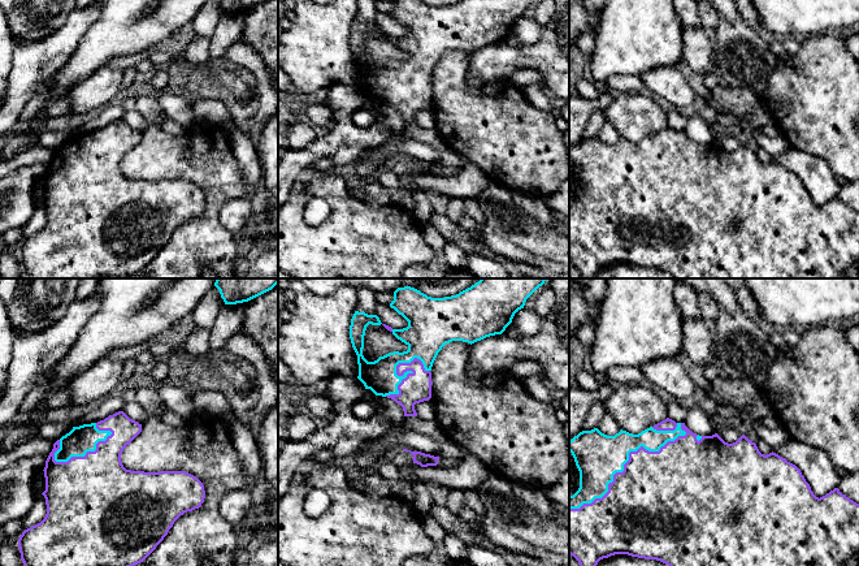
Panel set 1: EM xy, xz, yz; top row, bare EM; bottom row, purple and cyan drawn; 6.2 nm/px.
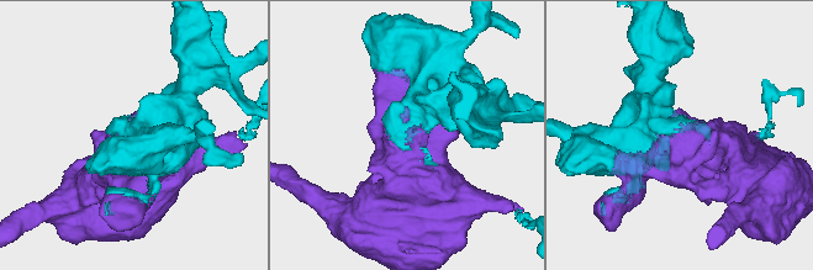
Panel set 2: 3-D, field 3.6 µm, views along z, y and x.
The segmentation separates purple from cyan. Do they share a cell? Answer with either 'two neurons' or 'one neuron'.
one neuron

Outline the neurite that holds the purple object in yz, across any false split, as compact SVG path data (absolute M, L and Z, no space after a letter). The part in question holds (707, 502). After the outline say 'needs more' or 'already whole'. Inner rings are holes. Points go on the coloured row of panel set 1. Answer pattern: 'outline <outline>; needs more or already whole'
outline M665 420L638 435L620 431L607 436L598 428L582 431L569 441L576 466L580 471L580 488L569 496L569 554L580 566L596 566L603 558L615 554L656 559L668 566L859 566L859 504L834 488L823 497L816 497L801 470L776 453L762 454L755 442L742 435L736 442L725 442L717 433L699 436L685 423Z; needs more

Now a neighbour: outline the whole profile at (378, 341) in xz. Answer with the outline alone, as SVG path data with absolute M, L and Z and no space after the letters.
M369 324L366 327L363 355L368 362L374 362L389 353L403 353L407 350L408 345L398 340L392 332L387 330L382 324Z

